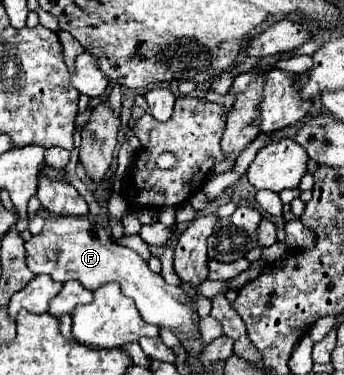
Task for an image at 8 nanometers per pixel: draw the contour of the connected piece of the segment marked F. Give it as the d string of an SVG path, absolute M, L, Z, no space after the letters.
M48 217L44 229L38 235L32 235L30 241L24 243L26 249L26 263L34 275L46 273L54 281L70 281L78 279L86 289L94 291L98 285L106 285L116 281L122 293L134 299L142 319L152 325L166 325L170 327L176 337L188 341L188 337L196 337L198 329L198 315L182 291L180 285L168 285L162 275L150 271L150 267L142 261L138 253L128 247L118 245L112 237L108 237L106 229L90 221L88 217Z

